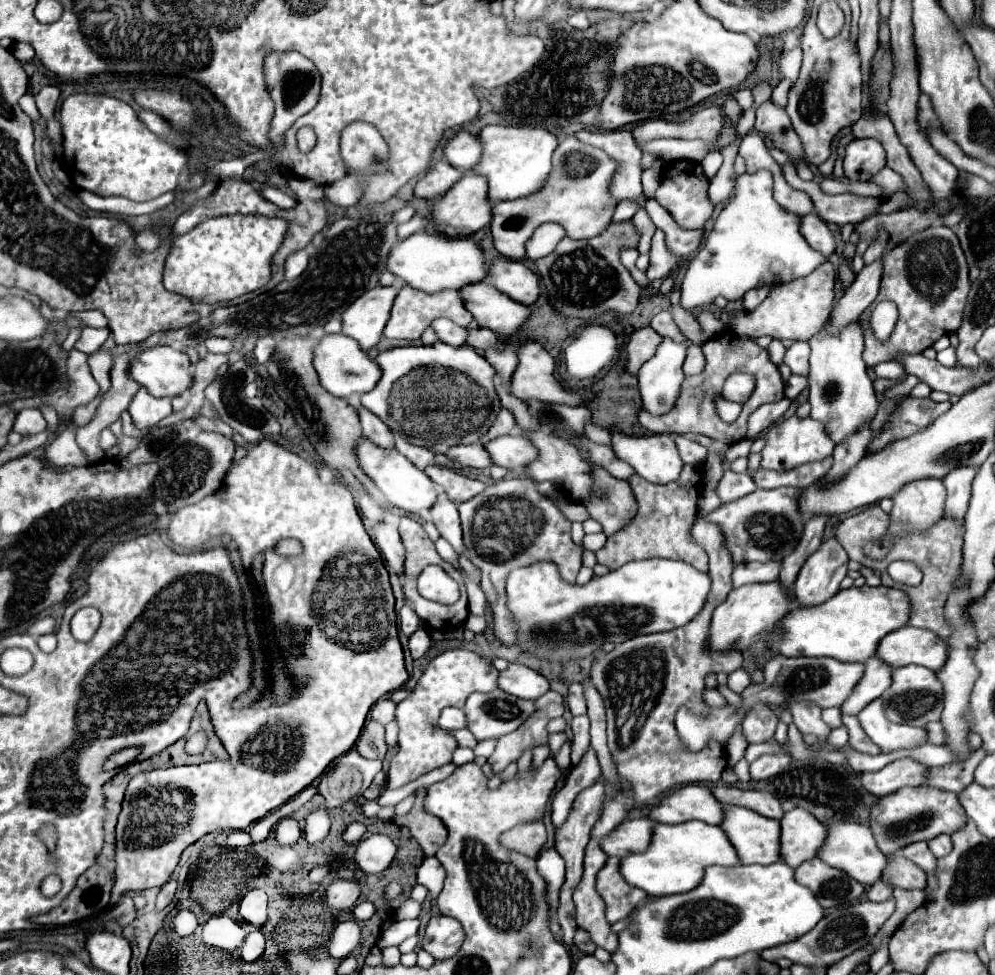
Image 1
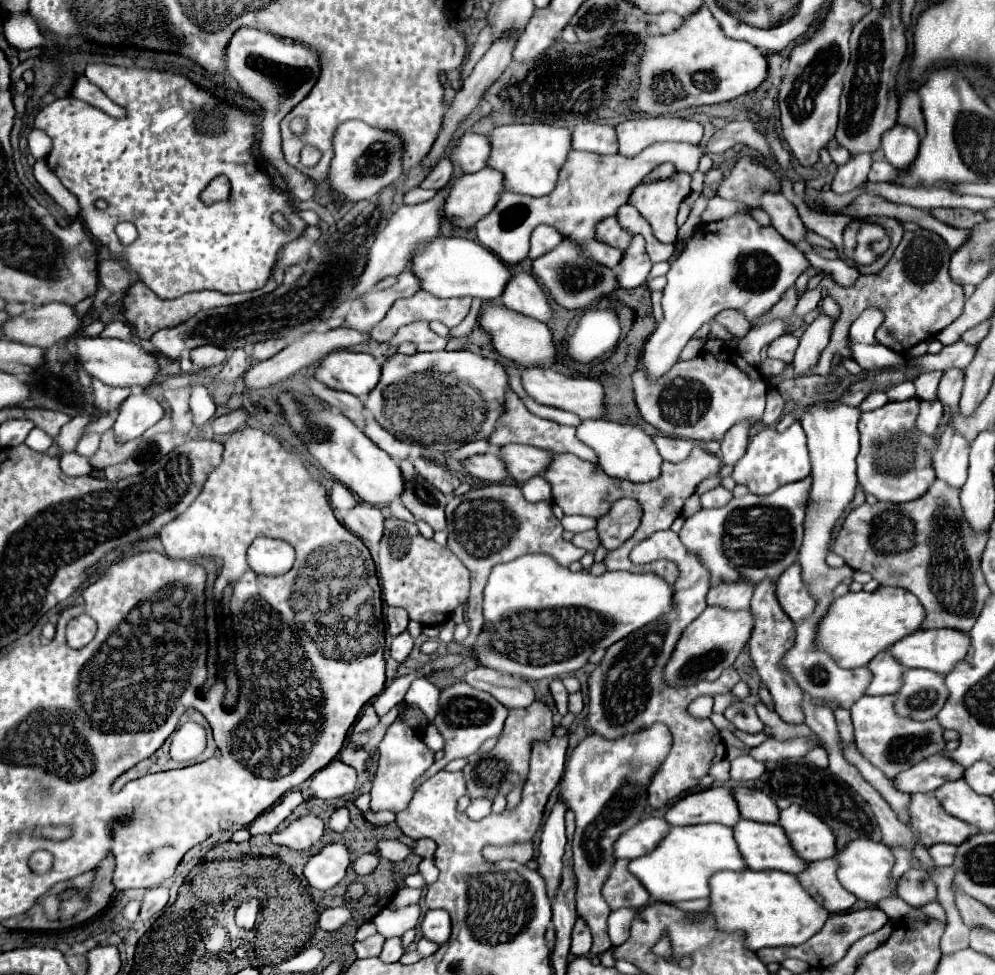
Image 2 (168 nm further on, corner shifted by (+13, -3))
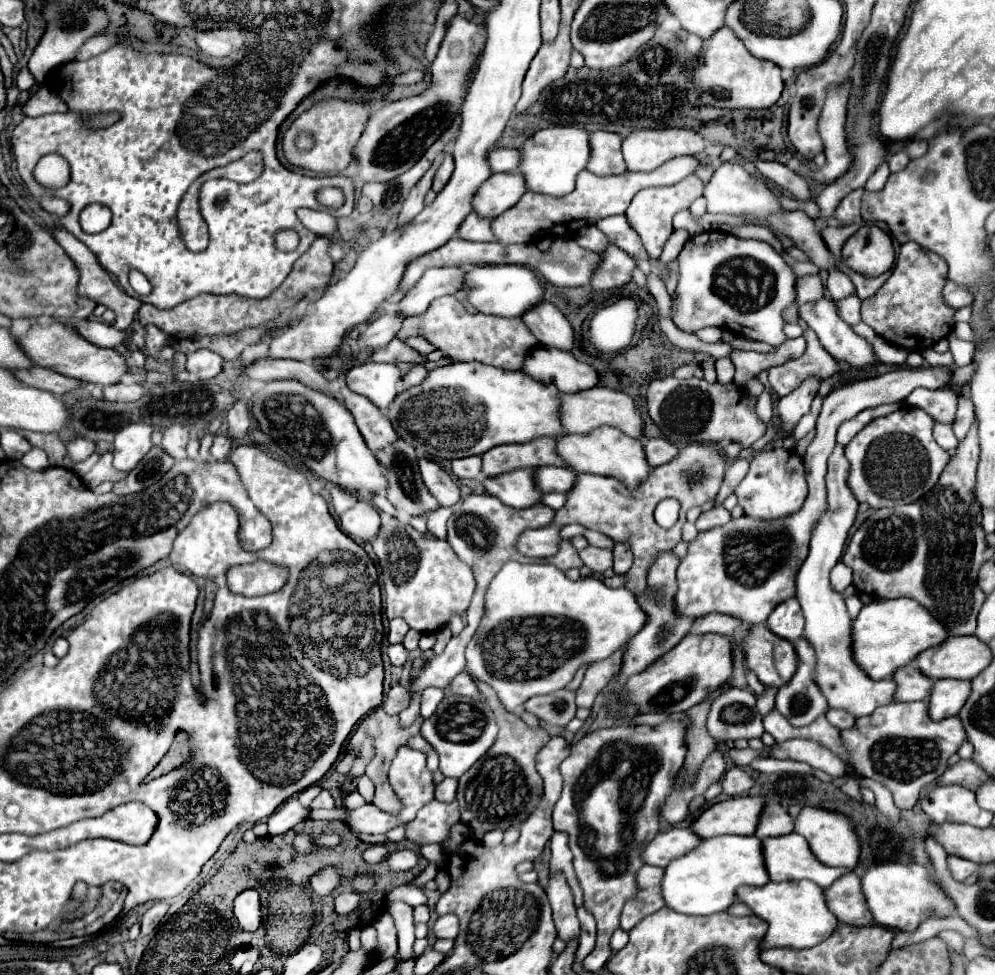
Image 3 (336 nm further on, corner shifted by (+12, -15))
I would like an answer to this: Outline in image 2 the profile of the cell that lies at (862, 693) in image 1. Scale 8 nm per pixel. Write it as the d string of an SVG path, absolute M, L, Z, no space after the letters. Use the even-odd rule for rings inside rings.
M880 652L868 668L872 670L874 678L866 690L868 696L880 696L880 694L896 694L902 684L902 674L906 668L890 654L890 652Z

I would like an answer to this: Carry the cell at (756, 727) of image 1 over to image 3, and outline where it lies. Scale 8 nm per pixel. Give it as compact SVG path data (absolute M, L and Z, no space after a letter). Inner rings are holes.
M731 688L731 692L721 694L711 704L707 730L711 736L723 742L737 738L761 738L763 724L761 714L755 708L755 694L751 690L739 688Z

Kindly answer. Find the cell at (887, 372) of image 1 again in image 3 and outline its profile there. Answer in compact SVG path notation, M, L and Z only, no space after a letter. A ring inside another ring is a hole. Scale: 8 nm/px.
M807 328L803 336L807 340L805 354L797 360L789 360L769 370L769 382L771 382L771 388L777 392L777 396L785 396L789 390L795 390L795 386L799 386L801 380L809 376L829 378L829 376L843 374L843 368L839 366L839 362L835 362L829 356L829 352L821 348L817 334L811 328Z

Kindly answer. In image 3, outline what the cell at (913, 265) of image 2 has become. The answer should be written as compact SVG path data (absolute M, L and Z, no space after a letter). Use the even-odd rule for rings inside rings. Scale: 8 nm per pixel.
M915 242L901 246L895 270L887 282L861 304L861 318L869 324L877 336L885 342L913 350L925 350L937 344L941 338L947 338L951 332L951 322L955 326L955 308L945 304L943 286L947 282L947 262L935 252L923 250Z

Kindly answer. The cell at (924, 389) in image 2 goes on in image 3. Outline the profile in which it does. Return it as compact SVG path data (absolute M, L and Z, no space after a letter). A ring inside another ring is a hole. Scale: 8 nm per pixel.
M967 364L967 366L961 366L961 368L955 368L955 372L953 372L953 378L951 378L951 382L949 382L949 386L961 386L965 380L971 380L971 376L973 376L973 368L975 364Z

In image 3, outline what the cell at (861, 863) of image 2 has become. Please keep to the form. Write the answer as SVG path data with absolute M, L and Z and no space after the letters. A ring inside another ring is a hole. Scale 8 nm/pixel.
M877 864L869 866L861 878L863 898L873 914L873 920L893 930L915 930L925 918L951 916L953 902L929 880L925 868L919 864Z

